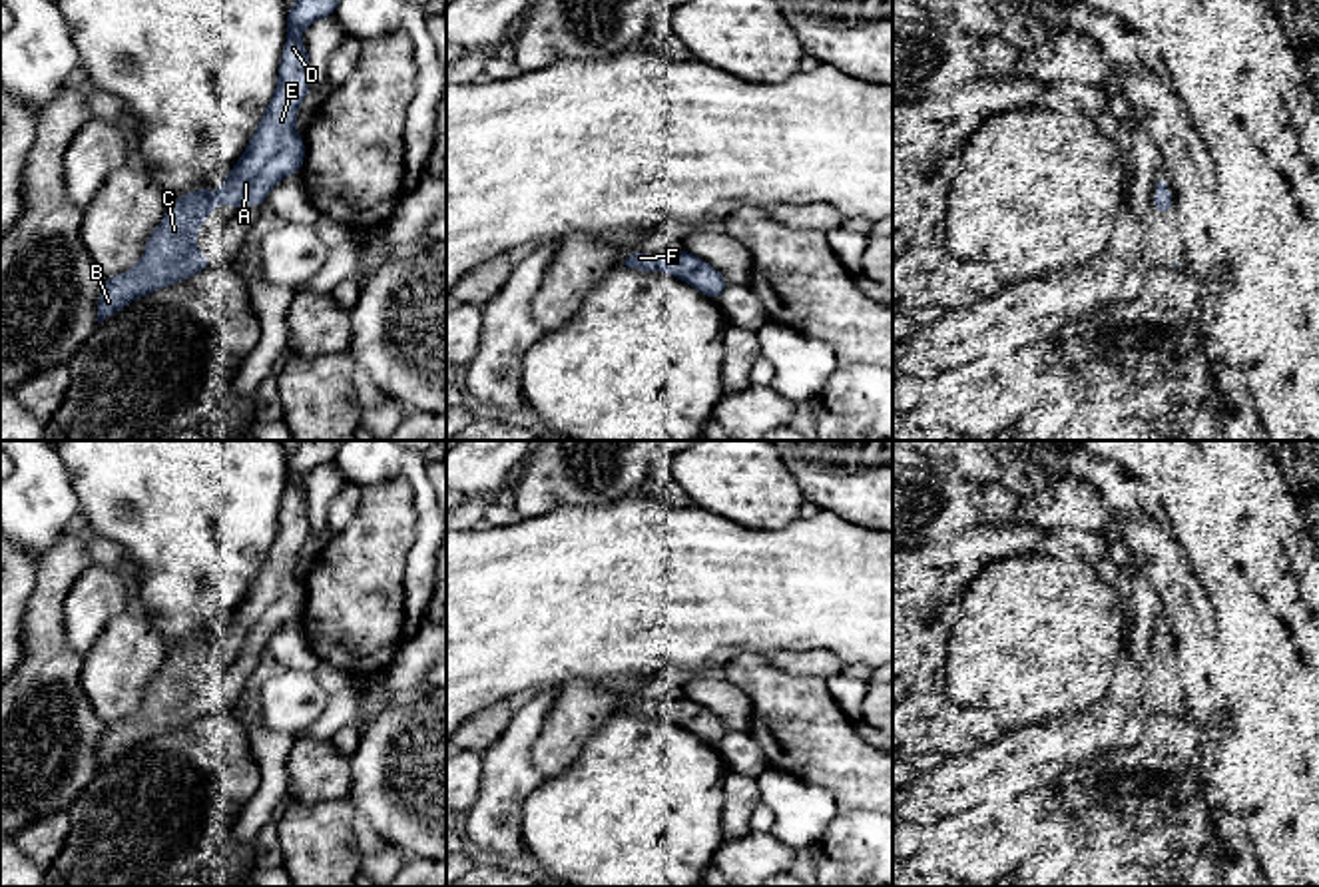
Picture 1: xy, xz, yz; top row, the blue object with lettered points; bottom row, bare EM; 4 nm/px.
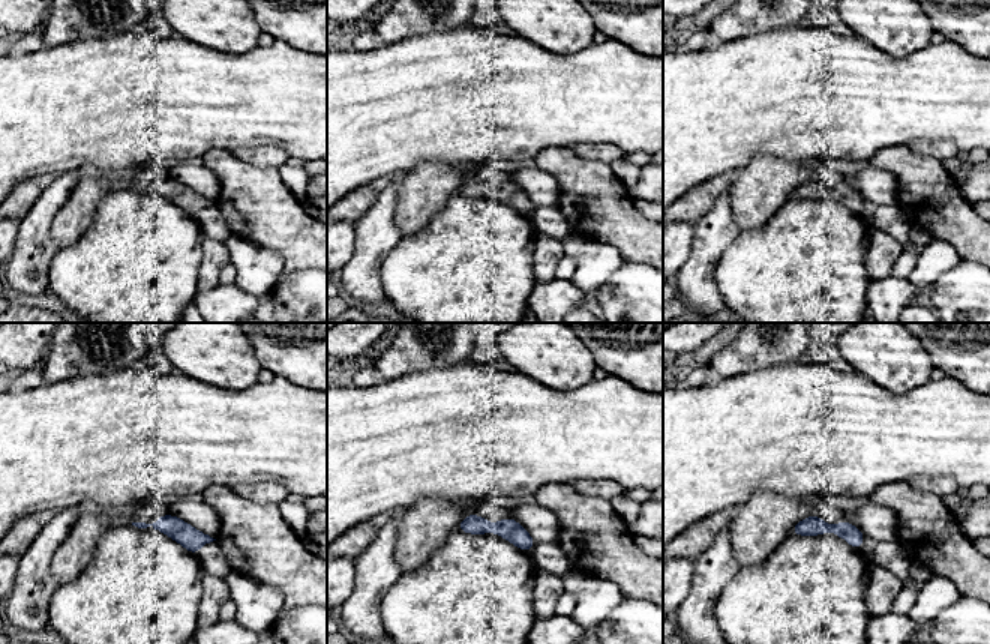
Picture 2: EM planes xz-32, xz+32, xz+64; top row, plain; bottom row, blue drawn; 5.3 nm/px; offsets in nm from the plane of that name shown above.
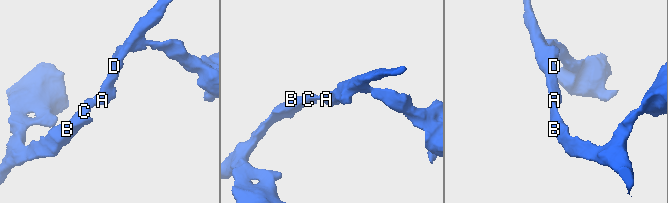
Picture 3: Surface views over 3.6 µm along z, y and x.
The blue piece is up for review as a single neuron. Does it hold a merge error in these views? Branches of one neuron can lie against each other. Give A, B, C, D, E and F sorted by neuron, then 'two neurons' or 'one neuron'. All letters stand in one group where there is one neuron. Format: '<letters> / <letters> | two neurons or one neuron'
A B C D E F | one neuron

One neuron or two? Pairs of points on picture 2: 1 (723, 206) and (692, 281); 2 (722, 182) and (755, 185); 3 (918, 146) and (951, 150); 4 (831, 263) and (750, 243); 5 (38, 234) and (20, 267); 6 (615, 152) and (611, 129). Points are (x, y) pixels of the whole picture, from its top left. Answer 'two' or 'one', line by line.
1: one
2: two
3: one
4: one
5: one
6: two

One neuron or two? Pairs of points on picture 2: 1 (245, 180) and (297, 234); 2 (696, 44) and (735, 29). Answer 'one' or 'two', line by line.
1: one
2: two

